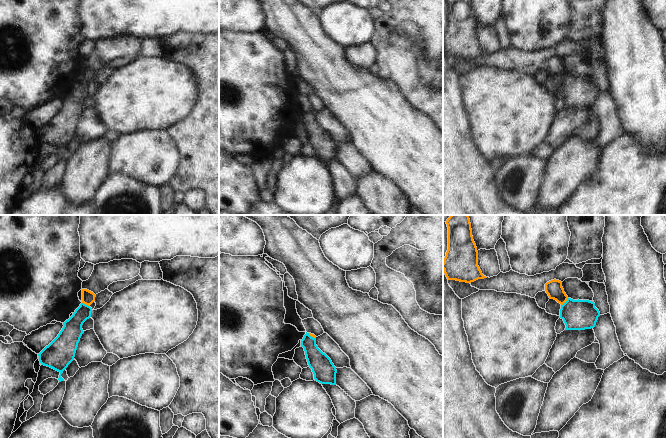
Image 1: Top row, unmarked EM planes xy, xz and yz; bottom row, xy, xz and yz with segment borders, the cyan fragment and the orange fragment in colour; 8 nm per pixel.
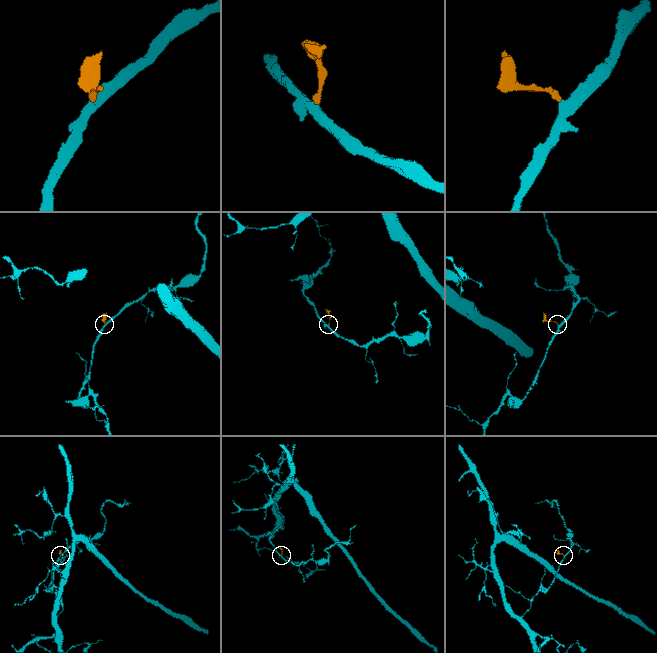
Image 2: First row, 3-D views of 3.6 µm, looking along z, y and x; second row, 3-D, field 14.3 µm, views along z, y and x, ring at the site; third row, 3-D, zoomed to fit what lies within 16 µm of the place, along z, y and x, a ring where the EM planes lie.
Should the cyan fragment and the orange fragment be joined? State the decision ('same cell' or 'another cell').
same cell

